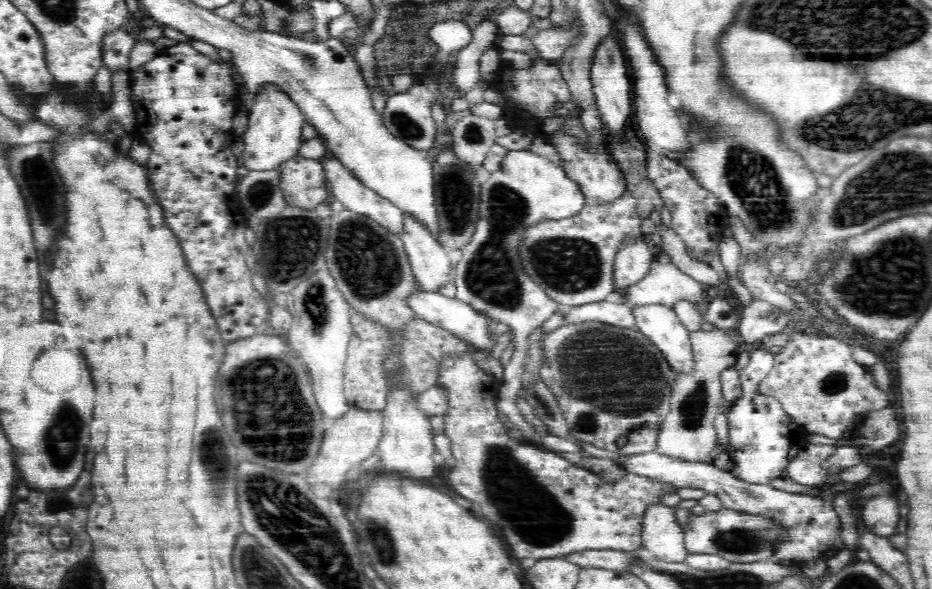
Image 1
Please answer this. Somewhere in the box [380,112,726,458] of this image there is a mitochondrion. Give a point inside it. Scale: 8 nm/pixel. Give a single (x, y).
(623, 373)

